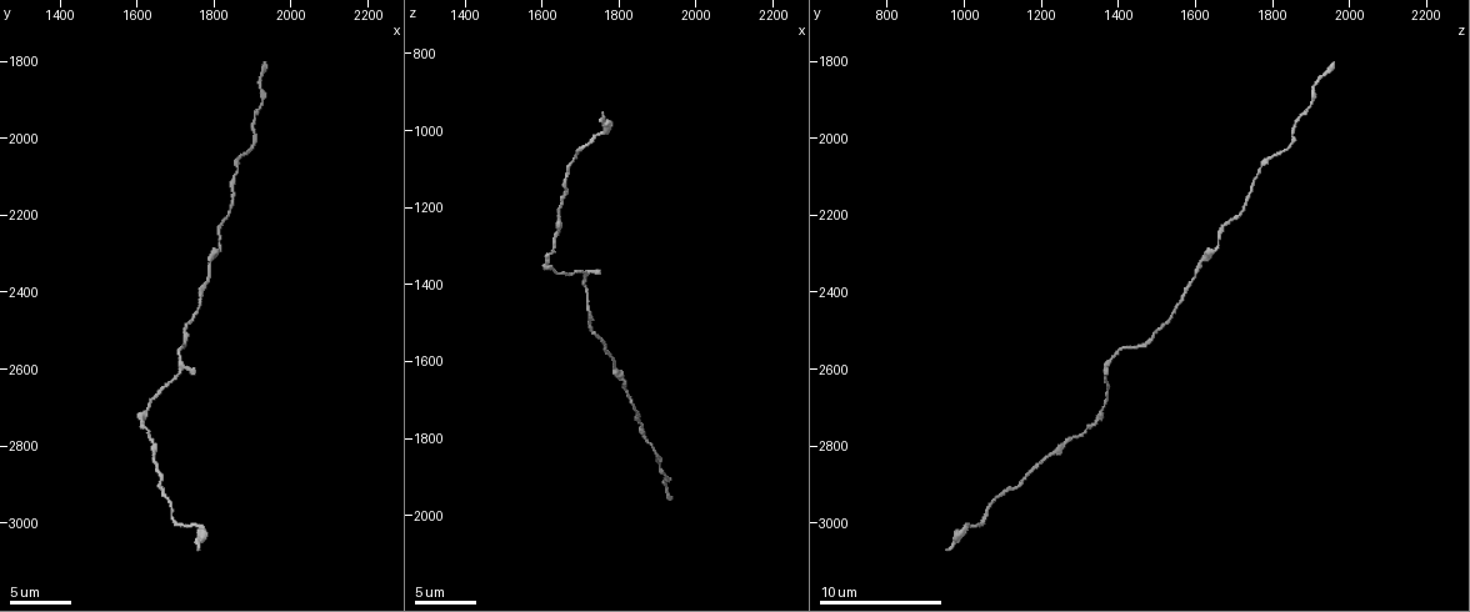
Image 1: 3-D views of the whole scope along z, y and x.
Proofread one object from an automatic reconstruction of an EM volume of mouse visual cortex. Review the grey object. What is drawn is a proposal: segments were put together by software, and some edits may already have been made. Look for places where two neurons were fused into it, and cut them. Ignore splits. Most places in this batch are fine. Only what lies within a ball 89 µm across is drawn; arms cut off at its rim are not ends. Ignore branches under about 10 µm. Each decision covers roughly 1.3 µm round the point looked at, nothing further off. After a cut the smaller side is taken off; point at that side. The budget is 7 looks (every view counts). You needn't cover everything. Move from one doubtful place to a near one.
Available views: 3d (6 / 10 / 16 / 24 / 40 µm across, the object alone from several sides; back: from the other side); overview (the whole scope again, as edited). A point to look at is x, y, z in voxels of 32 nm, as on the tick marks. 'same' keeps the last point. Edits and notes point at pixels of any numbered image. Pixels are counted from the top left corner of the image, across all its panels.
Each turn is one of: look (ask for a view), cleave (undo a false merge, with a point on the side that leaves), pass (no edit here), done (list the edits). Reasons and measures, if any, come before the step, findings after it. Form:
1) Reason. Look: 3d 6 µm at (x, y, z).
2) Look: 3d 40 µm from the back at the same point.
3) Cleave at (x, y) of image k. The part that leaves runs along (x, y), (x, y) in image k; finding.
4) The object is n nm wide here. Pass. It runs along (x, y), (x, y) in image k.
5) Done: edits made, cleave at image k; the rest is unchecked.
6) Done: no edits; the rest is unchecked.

Sudden change in width. Look: 3d 16 µm at (1815, 2285, 1650).

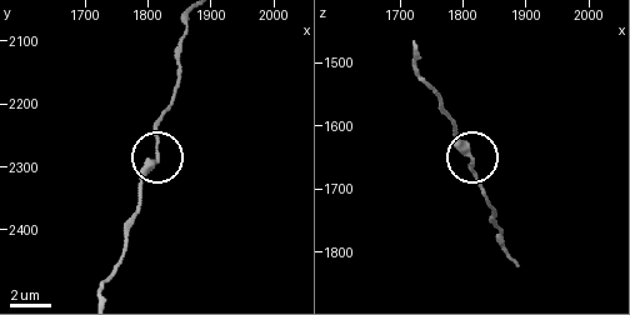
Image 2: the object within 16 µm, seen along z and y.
Pass. It runs along (103, 289), (119, 265), (124, 224), (156, 159), (163, 110) in image 2; all the same neuron.

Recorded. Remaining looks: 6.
Sudden change in width. Look: 3d 10 µm at (1650, 2820, 1225).

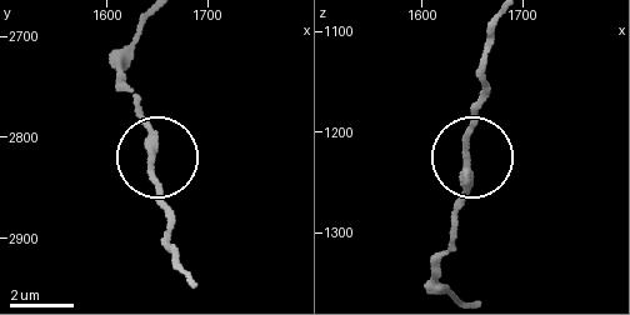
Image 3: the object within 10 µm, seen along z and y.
Look: 3d 6 µm at (1646, 2824, 1218).

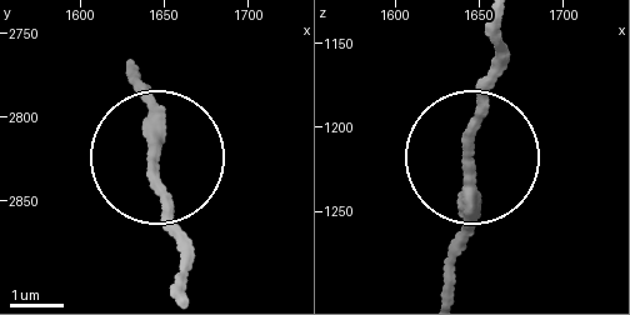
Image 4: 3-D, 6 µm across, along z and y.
The object is 210 nm wide here. Pass. It runs along (134, 68), (174, 246) in image 4; continuous, no second neuron.

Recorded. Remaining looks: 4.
Thick turns thin. Look: 3d 16 µm at (1620, 2745, 1320).

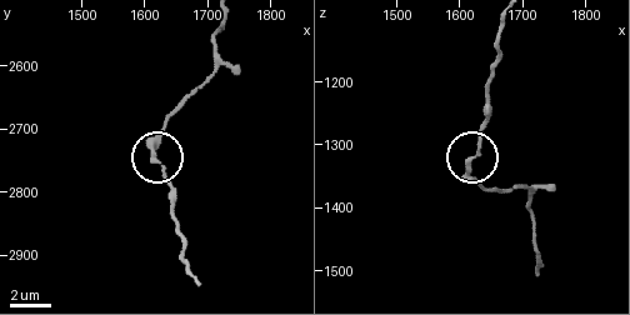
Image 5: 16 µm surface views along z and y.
Zoom in. Look: 3d 6 µm at (1620, 2750, 1330).

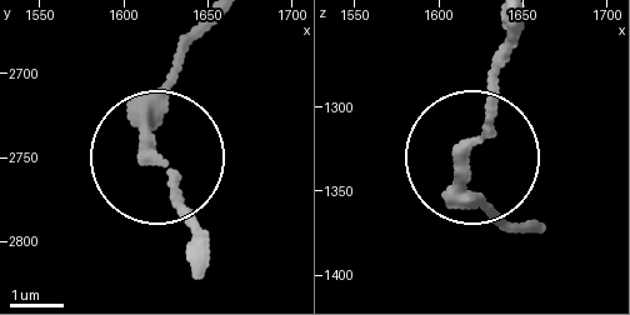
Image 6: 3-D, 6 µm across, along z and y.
Pass. It runs along (218, 26), (173, 80), (150, 146), (200, 250) in image 6; one neuron here.

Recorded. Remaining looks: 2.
Calibre changes. Look: 3d 10 µm at (1730, 2535, 1475).

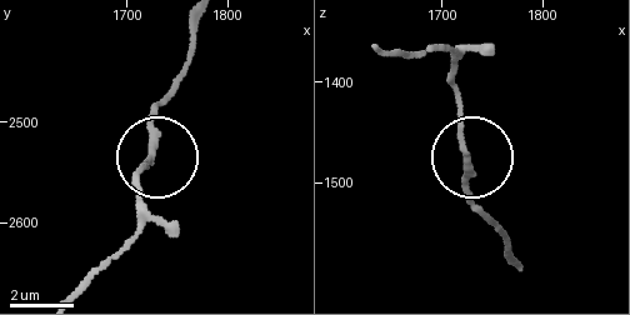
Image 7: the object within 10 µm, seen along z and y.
From behind. Look: 3d 10 µm from the back at (1720, 2538, 1466).

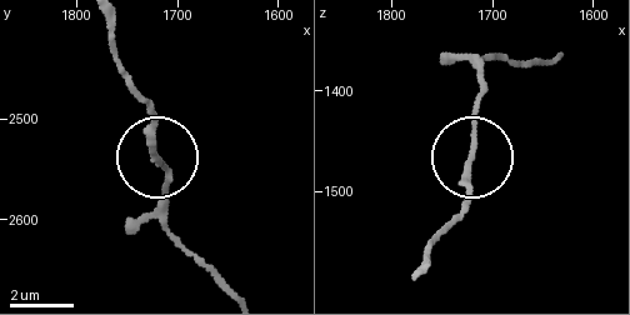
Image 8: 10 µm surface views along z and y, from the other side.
The object is 190 nm wide here. Pass. One neuron here.

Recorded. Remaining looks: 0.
Done: no edits; the rest is unchecked.

